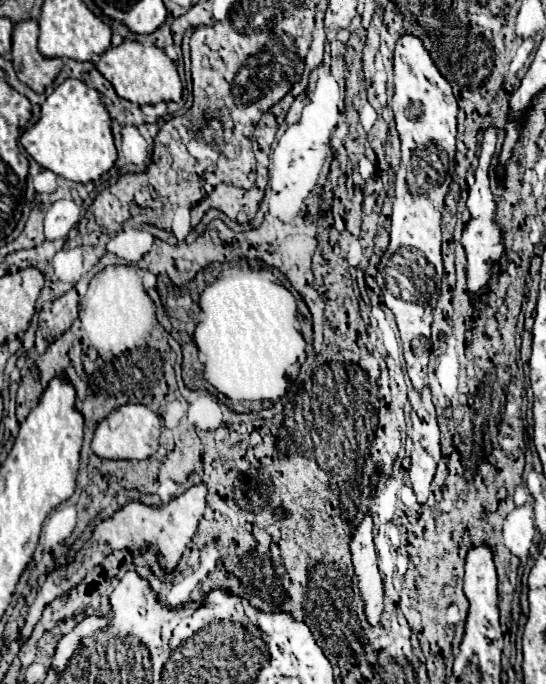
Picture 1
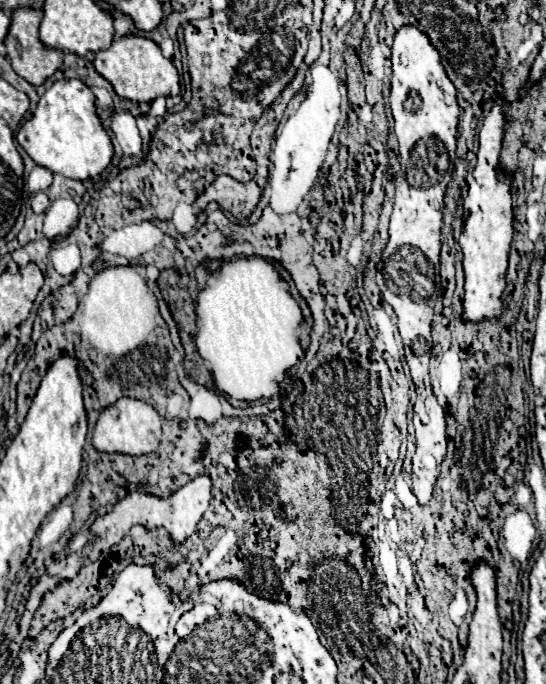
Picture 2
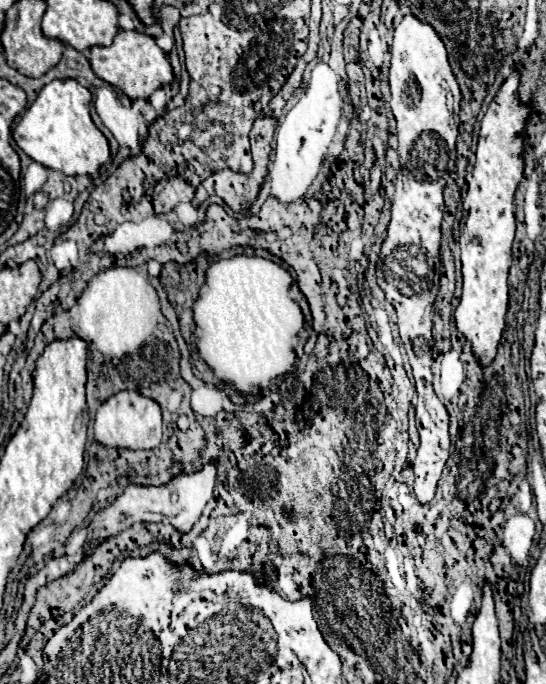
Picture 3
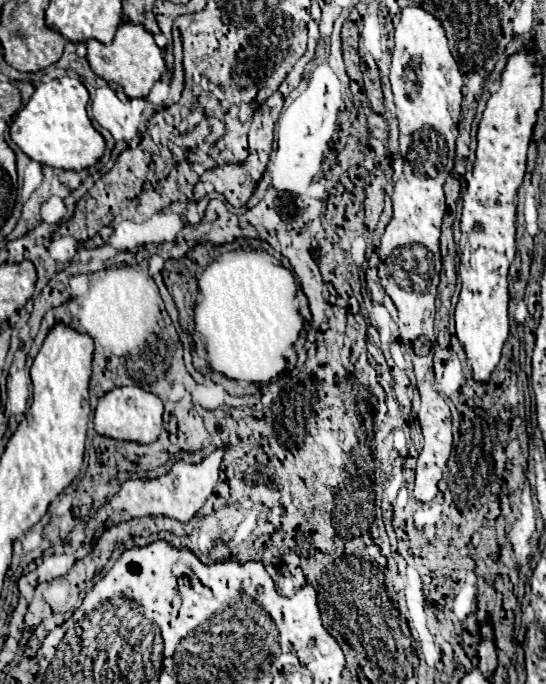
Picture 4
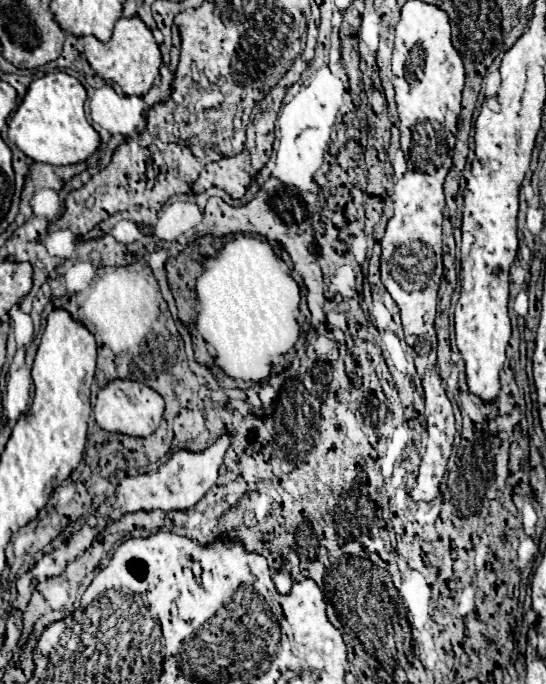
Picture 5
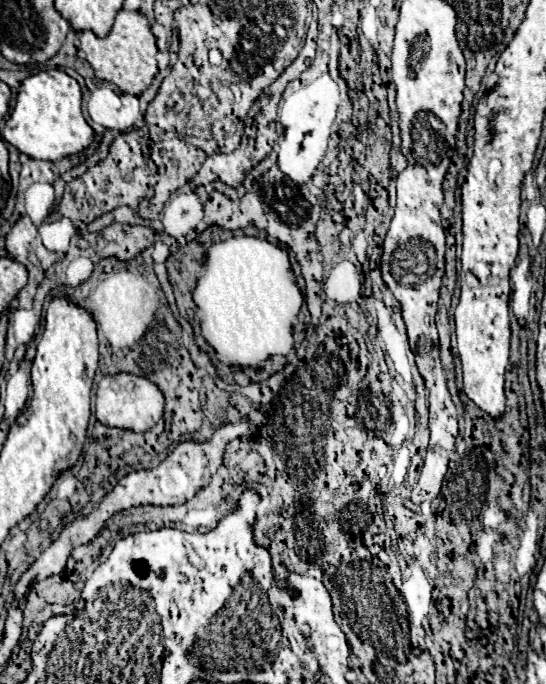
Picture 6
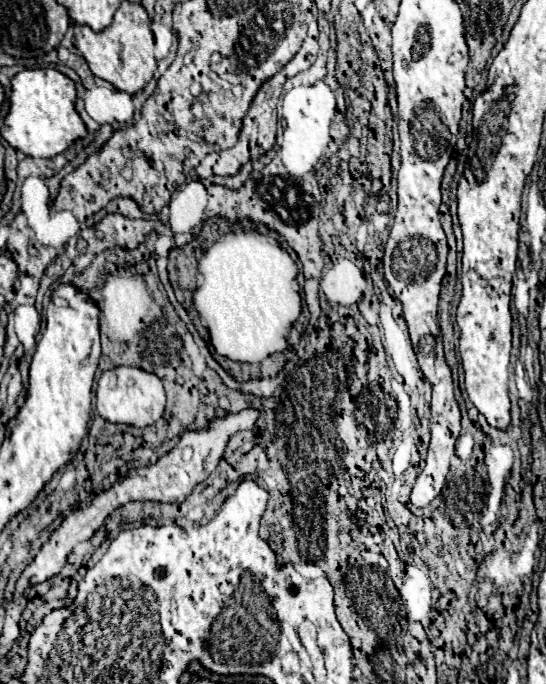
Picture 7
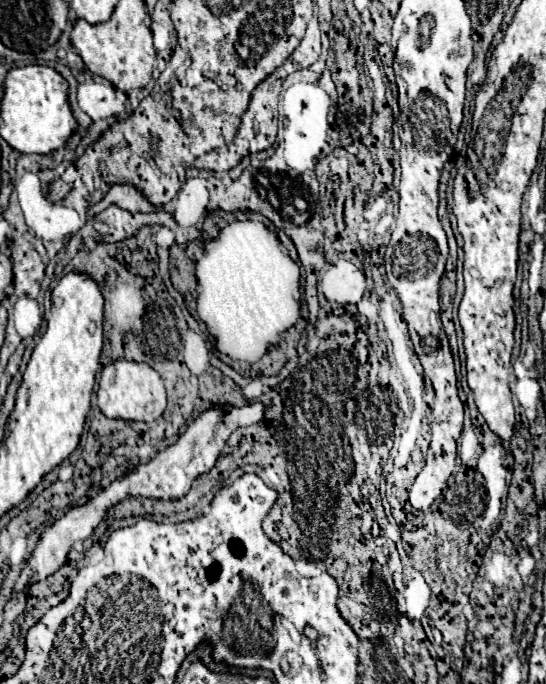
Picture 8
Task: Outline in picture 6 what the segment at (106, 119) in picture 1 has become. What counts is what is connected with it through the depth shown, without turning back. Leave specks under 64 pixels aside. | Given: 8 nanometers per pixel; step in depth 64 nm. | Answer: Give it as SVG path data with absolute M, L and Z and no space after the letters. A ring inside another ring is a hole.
M58 68L26 76L20 82L16 104L12 116L8 118L8 126L4 126L2 130L2 136L22 154L38 160L56 162L62 156L82 152L84 148L90 146L94 130L86 124L80 102L82 102L82 92L78 82Z

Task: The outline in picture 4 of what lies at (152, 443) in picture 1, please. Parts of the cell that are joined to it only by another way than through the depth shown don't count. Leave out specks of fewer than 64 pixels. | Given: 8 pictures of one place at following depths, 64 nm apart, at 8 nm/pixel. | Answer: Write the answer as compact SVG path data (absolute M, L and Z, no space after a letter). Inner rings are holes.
M116 386L98 400L94 428L98 434L116 440L132 440L132 442L148 444L154 442L162 430L162 412L164 412L164 404L156 394L146 392L140 386Z

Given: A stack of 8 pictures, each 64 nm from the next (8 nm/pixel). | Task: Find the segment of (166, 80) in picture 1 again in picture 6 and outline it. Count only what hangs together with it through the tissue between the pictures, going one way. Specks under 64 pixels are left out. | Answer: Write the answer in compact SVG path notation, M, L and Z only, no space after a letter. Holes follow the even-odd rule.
M122 8L114 20L110 34L104 38L98 38L94 32L88 32L88 30L76 32L76 34L80 40L80 52L88 60L92 70L96 72L96 78L112 82L122 92L136 94L136 96L142 94L152 84L152 78L158 72L158 64L154 58L156 56L156 38L142 12L138 12L138 10L132 12L132 10Z

